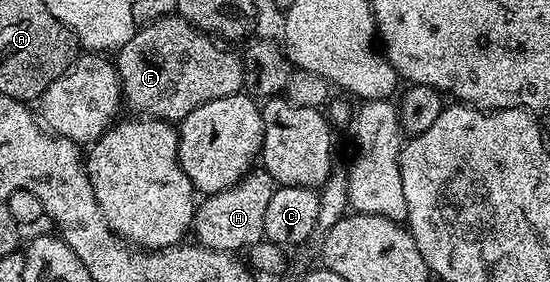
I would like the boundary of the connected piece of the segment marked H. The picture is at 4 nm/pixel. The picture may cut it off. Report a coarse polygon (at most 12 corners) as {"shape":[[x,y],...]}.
{"shape":[[252,168],[197,205],[199,245],[244,252],[265,241],[276,183]]}

